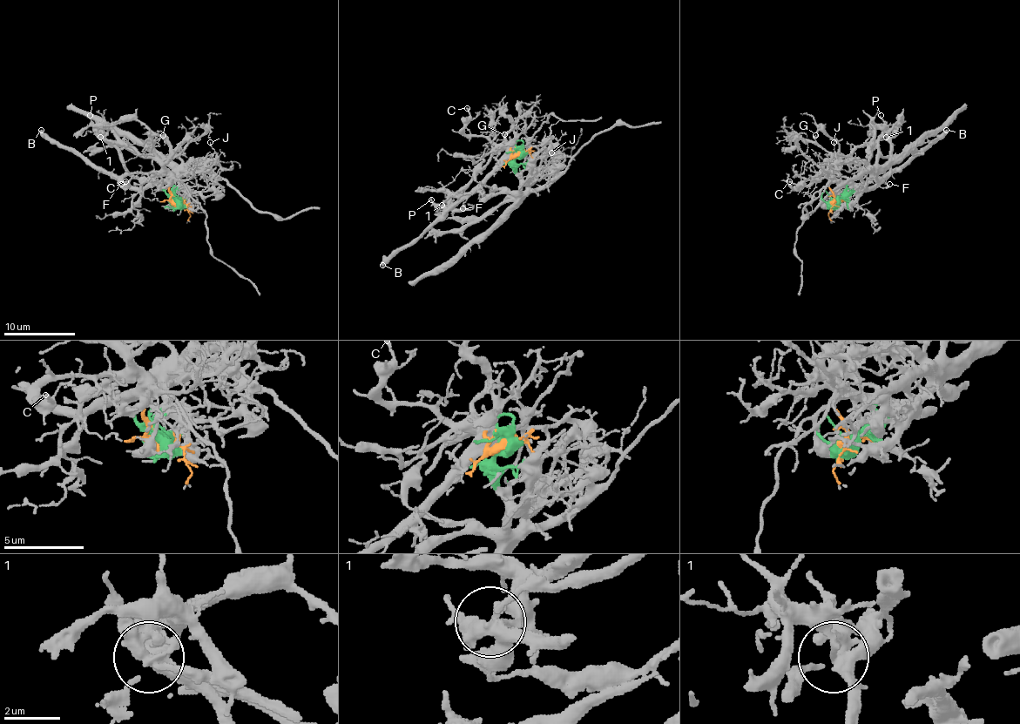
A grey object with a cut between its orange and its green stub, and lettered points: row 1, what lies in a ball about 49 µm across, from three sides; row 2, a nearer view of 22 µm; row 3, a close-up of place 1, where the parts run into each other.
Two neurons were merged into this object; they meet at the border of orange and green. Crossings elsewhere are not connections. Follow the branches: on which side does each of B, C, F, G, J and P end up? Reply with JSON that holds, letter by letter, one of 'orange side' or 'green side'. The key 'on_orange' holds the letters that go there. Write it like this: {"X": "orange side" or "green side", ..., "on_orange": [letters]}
{"B": "orange side", "C": "orange side", "F": "orange side", "G": "orange side", "J": "green side", "P": "green side", "on_orange": ["B", "C", "F", "G"]}

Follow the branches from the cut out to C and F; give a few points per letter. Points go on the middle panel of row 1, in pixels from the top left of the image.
C: (522, 155), (513, 153), (511, 148), (493, 145), (482, 136), (470, 136), (465, 132), (469, 116), (467, 107)
F: (522, 155), (513, 153), (511, 148), (510, 157), (467, 199), (462, 208)

